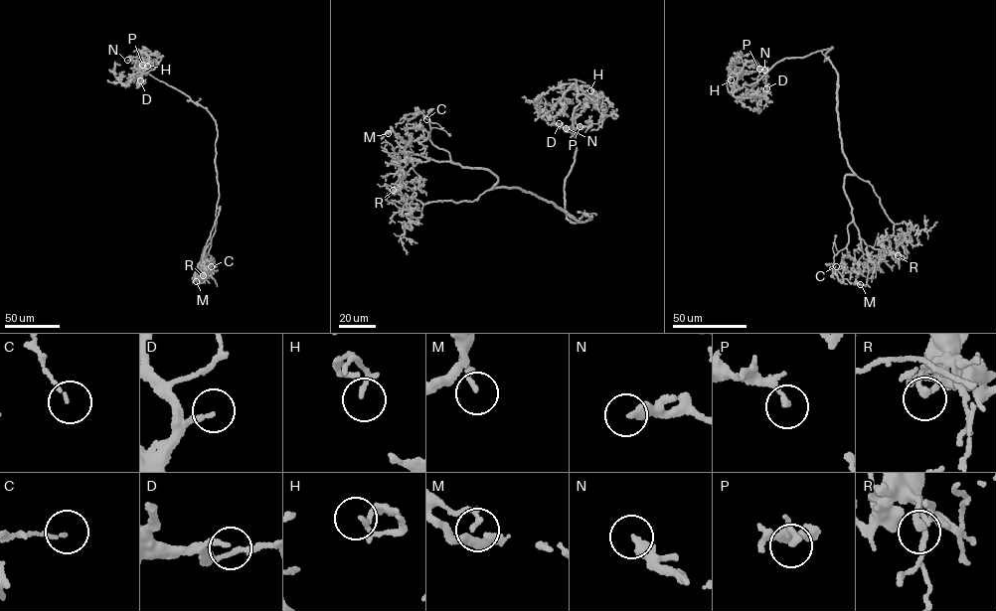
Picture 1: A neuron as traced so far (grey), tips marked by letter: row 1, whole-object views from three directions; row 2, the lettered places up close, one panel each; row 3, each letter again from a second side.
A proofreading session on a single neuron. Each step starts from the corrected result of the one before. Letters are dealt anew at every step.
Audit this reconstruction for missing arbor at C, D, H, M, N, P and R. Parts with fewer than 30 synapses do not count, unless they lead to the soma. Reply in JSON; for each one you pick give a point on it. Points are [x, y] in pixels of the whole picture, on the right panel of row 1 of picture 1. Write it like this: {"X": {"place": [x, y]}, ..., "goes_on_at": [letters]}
{"goes_on_at": []}

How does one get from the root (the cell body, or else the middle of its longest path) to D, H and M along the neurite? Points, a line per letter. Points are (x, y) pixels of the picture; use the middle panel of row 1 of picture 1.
D: (590, 219), (572, 223), (565, 212), (575, 84), (560, 100), (559, 123)
H: (590, 219), (567, 218), (564, 189), (576, 147), (577, 97), (595, 101), (590, 90)
M: (590, 219), (578, 221), (516, 187), (491, 189), (497, 178), (486, 169), (428, 160), (388, 133)

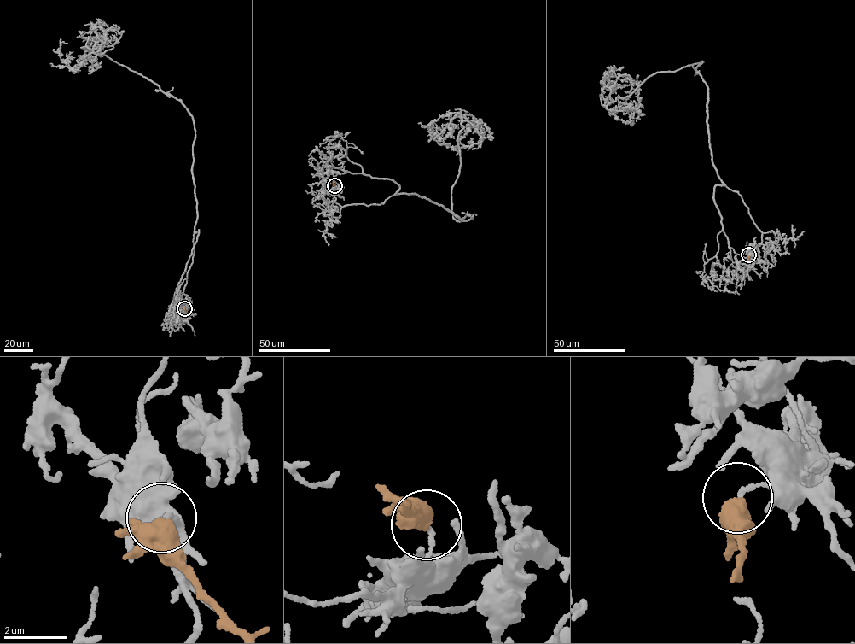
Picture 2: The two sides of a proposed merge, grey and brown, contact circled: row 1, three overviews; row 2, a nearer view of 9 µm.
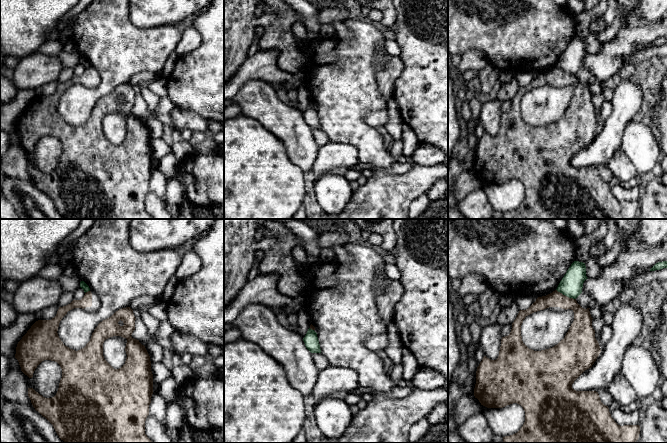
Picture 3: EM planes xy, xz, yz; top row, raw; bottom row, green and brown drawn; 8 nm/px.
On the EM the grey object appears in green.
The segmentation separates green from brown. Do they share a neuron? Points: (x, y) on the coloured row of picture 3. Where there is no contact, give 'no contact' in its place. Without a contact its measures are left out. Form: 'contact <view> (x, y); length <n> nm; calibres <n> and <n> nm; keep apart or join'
contact yz (566, 295); length 180 nm; calibres 180 and 140 nm; keep apart

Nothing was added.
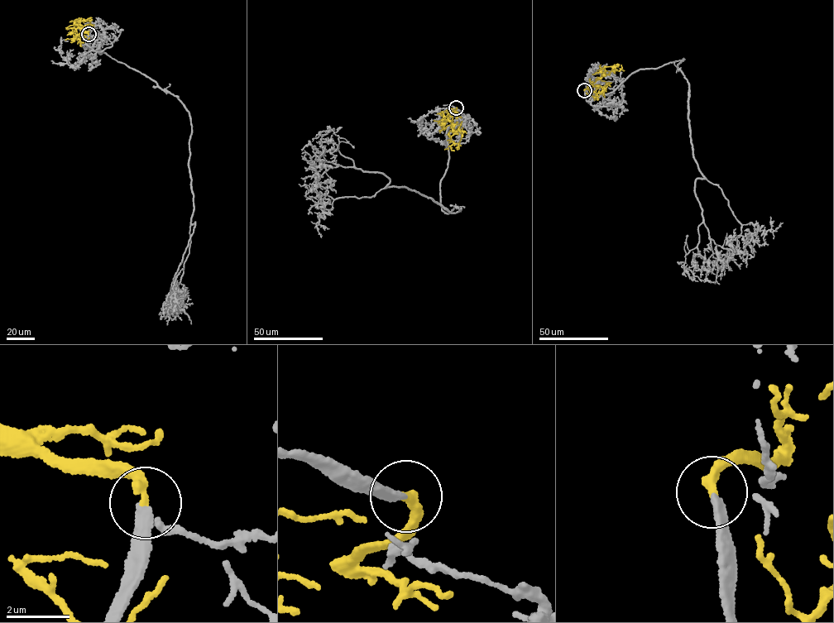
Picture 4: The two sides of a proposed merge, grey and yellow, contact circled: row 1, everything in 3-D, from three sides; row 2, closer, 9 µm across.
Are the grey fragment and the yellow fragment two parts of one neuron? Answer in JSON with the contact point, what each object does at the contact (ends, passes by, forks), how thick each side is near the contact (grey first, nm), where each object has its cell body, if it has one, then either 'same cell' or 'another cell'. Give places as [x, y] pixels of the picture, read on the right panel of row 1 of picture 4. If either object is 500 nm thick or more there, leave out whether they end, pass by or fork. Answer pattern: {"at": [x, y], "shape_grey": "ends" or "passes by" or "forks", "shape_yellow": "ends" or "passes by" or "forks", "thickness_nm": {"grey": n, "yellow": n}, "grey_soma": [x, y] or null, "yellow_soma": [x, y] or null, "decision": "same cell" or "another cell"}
{"at": [584, 90], "shape_grey": "ends", "shape_yellow": "ends", "thickness_nm": {"grey": 360, "yellow": 280}, "grey_soma": null, "yellow_soma": null, "decision": "same cell"}

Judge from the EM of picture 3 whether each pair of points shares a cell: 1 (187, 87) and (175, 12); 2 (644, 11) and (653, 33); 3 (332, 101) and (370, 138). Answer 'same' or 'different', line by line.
1: different
2: different
3: same

